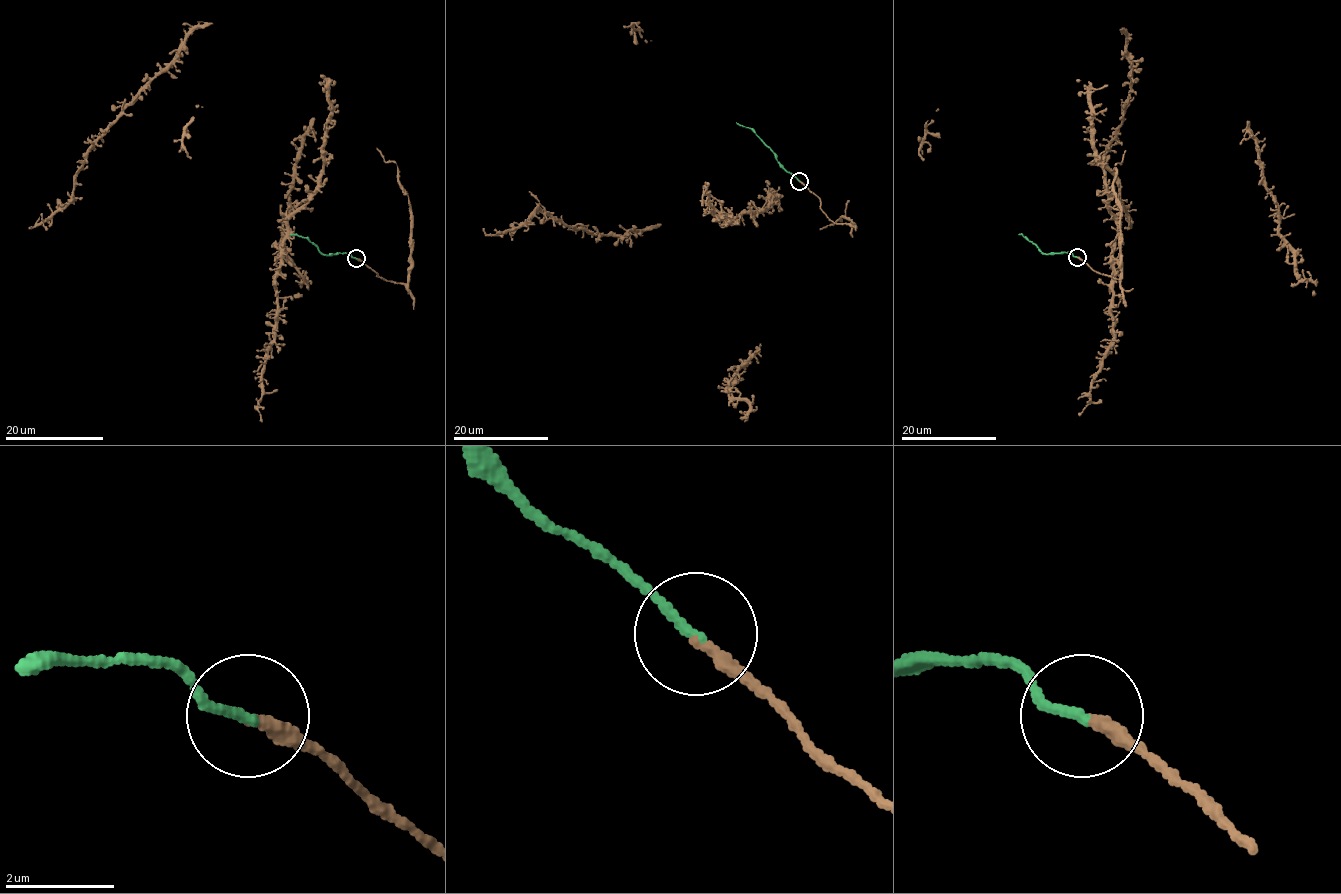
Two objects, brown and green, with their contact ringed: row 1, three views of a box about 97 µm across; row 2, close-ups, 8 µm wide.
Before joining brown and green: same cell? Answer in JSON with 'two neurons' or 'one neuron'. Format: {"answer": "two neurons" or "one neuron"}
{"answer": "one neuron"}

